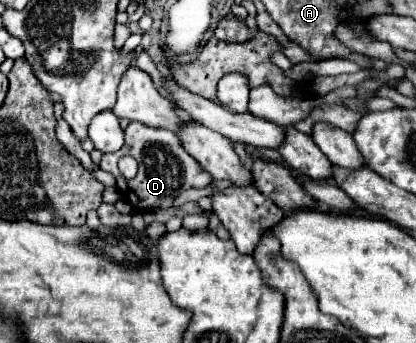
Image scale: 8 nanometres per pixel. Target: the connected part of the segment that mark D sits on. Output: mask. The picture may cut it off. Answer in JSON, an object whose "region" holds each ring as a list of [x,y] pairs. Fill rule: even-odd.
{"region":[[[130,122],[128,128],[124,130],[124,134],[126,134],[124,146],[118,152],[104,154],[100,168],[110,172],[116,178],[116,186],[120,188],[122,196],[140,212],[150,210],[150,208],[170,208],[172,200],[180,194],[180,190],[206,188],[212,182],[210,174],[206,174],[206,170],[190,154],[186,154],[186,150],[180,146],[180,140],[174,132],[162,130],[162,128],[152,128],[142,122]],[[126,154],[130,154],[138,160],[138,174],[132,180],[126,180],[118,172],[118,166],[116,166],[118,158],[126,156]]]}

